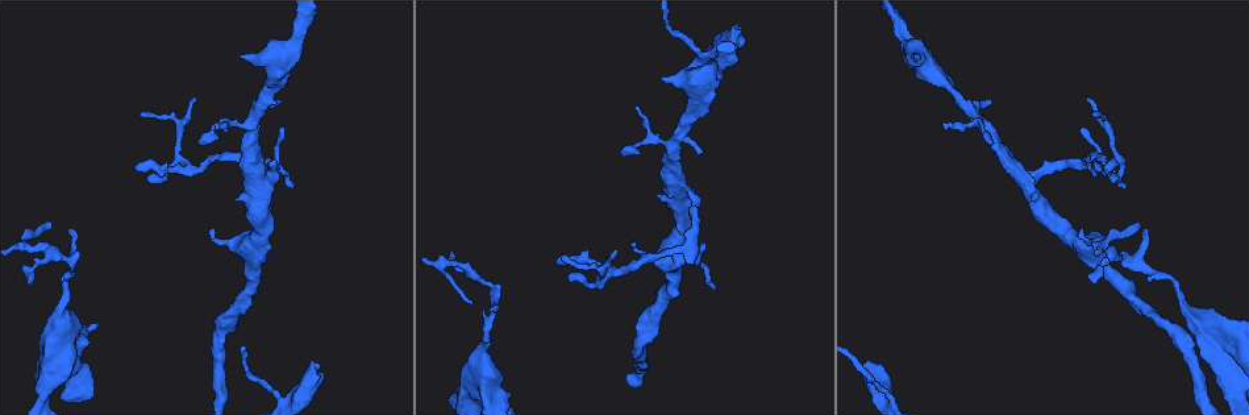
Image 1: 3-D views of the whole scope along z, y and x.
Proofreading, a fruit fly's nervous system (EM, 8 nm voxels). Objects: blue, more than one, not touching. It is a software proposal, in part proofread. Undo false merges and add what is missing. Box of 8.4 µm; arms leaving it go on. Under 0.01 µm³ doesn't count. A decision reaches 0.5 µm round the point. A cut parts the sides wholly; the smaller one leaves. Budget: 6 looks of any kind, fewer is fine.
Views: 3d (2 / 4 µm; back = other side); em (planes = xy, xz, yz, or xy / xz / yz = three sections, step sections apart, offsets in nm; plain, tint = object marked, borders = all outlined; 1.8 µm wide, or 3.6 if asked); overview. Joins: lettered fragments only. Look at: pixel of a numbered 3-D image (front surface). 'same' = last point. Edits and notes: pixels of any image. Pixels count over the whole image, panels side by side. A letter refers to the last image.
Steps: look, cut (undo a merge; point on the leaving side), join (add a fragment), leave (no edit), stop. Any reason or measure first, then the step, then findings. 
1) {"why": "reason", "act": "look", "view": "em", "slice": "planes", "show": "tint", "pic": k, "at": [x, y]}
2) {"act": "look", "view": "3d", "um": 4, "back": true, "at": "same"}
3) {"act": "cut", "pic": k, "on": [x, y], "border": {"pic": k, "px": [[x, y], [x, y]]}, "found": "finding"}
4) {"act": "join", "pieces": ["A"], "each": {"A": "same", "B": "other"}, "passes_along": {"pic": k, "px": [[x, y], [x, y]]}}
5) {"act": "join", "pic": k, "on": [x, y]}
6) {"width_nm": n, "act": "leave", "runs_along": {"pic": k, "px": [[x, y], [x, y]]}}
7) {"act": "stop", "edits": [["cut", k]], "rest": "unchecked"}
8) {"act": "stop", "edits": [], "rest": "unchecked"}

{"why": "an open end", "act": "look", "view": "3d", "um": 2, "pic": 1, "at": [313, 365]}

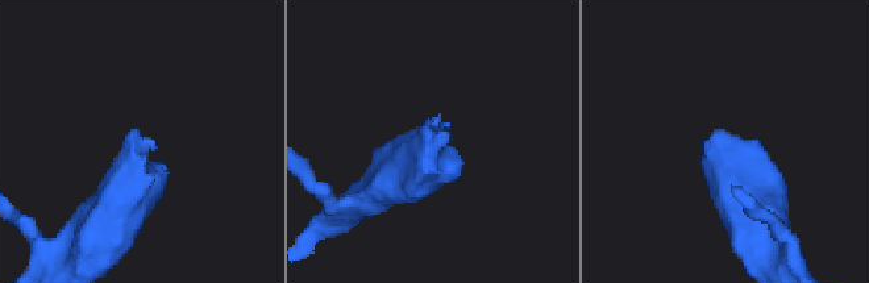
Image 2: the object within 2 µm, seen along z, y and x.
{"why": "need the tissue", "act": "look", "view": "em", "slice": "planes", "show": "borders", "pic": 2, "at": [135, 137]}

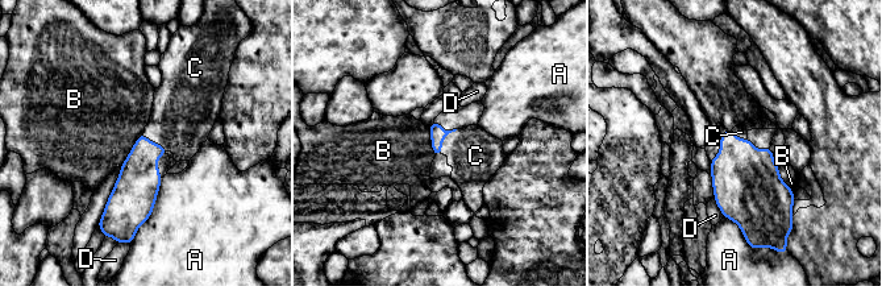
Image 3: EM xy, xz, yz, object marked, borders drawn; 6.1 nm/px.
{"longest_contact_nm": ["A", 360], "act": "join", "pieces": ["C"], "each": {"A": "other", "B": "other", "C": "same", "D": "other"}, "found": "it goes on there"}

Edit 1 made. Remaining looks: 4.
{"why": "branch point", "act": "look", "view": "em", "slice": "xz", "step": 8, "show": "borders", "pic": 1, "at": [985, 118]}

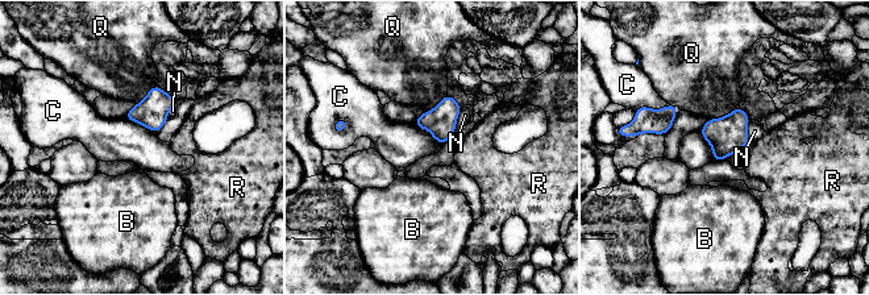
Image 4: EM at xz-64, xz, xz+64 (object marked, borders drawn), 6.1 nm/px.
{"act": "leave", "each": {"B": "other", "C": "other", "N": "other", "Q": "other", "R": "other"}, "border": {"pic": 4, "px": [[412, 123], [425, 128], [443, 145]]}, "found": "one neuron here"}

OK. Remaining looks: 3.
{"why": "calibre changes", "act": "look", "view": "em", "slice": "planes", "show": "borders", "pic": 1, "at": [676, 244]}

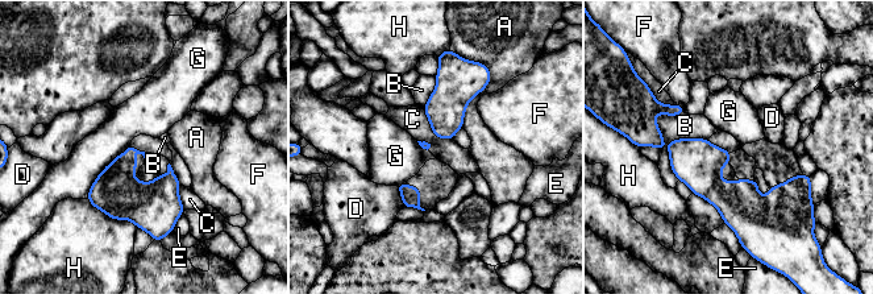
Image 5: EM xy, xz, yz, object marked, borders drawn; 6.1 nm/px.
{"width_nm": 150, "act": "leave", "each": {"A": "other", "B": "other", "C": "other", "D": "other", "E": "other", "F": "other", "G": "other", "H": "other"}, "runs_along": {"pic": 5, "px": [[655, 128], [738, 202], [776, 202], [803, 178]]}, "found": "continuous, no second neuron"}

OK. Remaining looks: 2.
{"act": "stop", "edits": [["join", 3]], "rest": "unchecked"}

